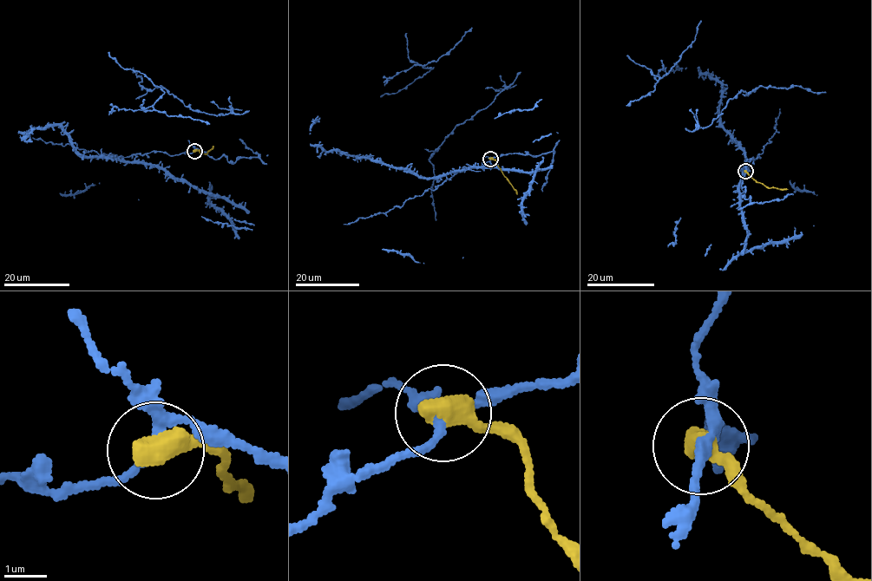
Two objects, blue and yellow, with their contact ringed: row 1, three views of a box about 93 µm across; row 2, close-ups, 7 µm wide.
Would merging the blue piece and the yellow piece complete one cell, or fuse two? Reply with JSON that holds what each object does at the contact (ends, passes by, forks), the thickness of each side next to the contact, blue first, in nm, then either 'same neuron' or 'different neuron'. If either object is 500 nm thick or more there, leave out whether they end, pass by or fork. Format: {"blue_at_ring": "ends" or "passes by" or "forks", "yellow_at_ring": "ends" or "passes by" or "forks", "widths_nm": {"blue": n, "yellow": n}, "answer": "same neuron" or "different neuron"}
{"widths_nm": {"blue": 130, "yellow": 600}, "answer": "different neuron"}

